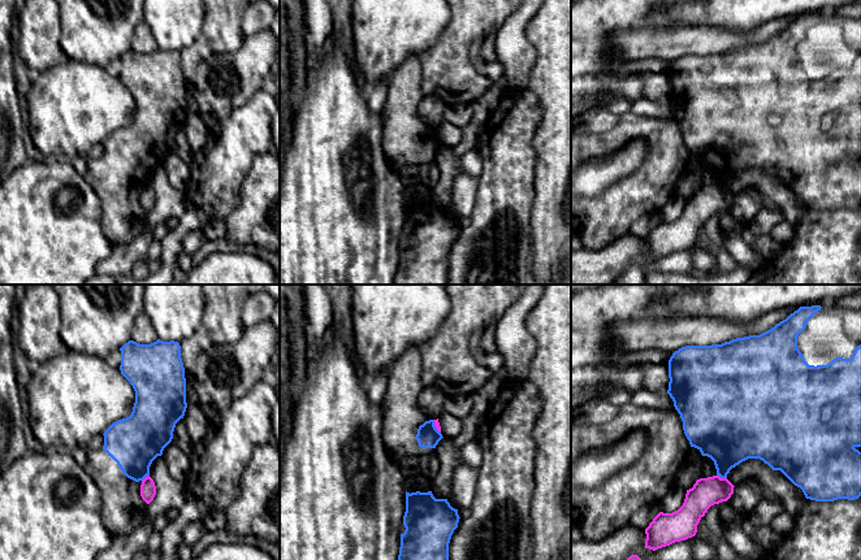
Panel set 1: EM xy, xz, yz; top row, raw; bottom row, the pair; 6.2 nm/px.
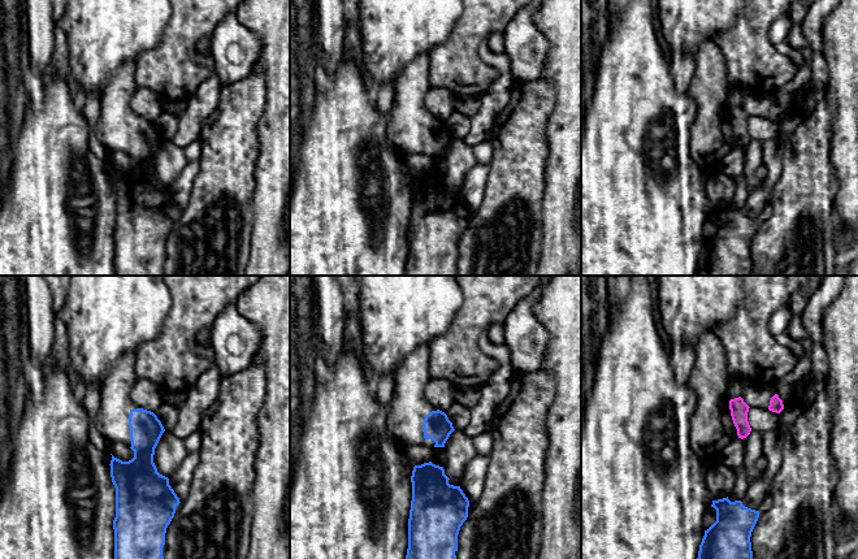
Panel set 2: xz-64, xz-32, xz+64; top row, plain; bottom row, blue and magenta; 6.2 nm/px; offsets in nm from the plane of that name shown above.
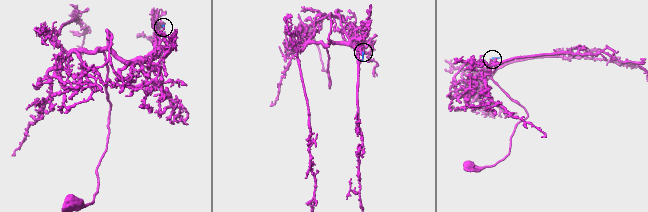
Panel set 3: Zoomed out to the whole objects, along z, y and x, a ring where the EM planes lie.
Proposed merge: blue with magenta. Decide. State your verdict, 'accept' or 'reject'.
reject

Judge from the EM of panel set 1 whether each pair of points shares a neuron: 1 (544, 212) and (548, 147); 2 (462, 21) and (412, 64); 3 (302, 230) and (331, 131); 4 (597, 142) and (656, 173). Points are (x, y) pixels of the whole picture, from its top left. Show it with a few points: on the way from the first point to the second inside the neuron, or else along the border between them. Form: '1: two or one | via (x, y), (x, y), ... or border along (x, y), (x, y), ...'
1: one | via (548, 196), (548, 163)
2: two | border along (416, 57), (420, 64), (422, 90)
3: one | via (317, 205), (328, 195), (328, 161), (331, 156)
4: one | via (619, 135), (645, 133), (656, 143), (656, 151)

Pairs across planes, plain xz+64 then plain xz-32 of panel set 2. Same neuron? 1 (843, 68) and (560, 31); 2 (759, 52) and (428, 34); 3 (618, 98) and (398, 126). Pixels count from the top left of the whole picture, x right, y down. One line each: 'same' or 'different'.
1: same
2: different
3: different

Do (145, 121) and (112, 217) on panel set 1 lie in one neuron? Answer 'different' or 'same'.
same

